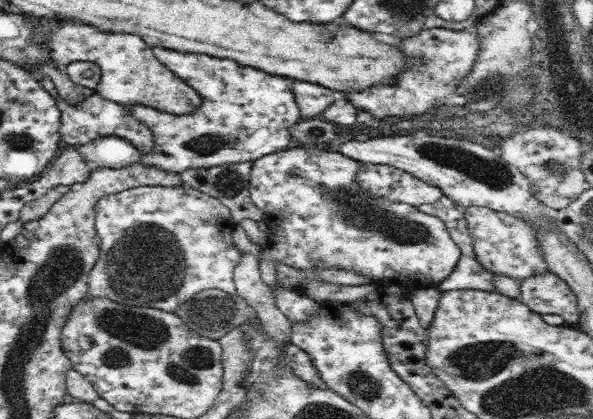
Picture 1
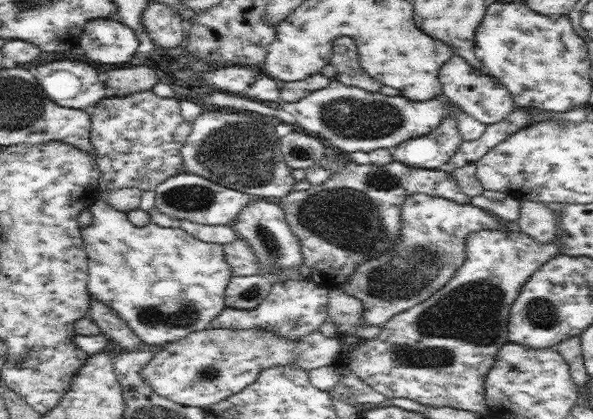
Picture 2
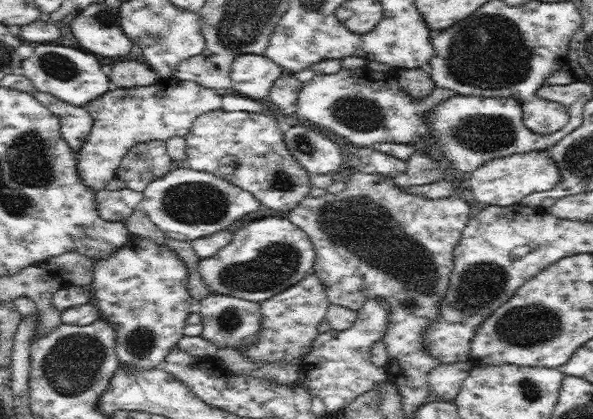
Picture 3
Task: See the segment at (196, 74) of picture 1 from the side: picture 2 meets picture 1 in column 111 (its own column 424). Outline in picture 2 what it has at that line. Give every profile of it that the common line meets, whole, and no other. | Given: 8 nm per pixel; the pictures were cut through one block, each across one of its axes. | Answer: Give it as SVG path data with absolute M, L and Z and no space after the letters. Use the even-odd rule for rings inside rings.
M446 116L442 124L430 135L411 138L395 146L392 149L393 157L406 166L432 170L445 169L462 141L464 140L456 126L456 120L452 116Z

